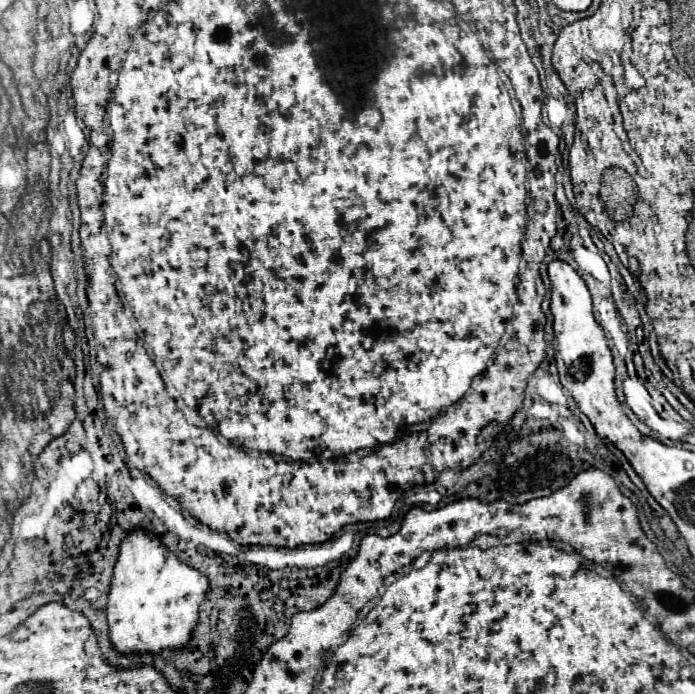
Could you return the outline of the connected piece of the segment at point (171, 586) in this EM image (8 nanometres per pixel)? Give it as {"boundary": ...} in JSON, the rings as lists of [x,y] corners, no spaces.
{"boundary":[[[133,529],[125,535],[115,563],[107,621],[113,647],[127,653],[159,653],[163,649],[183,647],[191,639],[197,623],[197,611],[209,591],[209,579],[189,567],[159,537],[147,529]]]}

